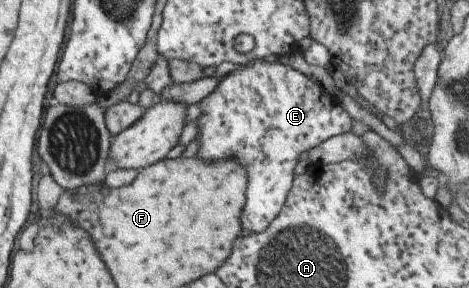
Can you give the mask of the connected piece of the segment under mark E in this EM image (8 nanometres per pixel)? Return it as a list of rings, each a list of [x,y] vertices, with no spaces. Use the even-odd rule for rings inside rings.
[[[252,59],[245,63],[248,67],[230,72],[218,87],[199,103],[202,116],[197,119],[199,134],[194,139],[200,139],[202,143],[197,158],[213,162],[232,158],[246,168],[249,182],[241,224],[243,229],[250,229],[255,233],[262,233],[280,213],[295,180],[294,167],[298,165],[300,155],[331,137],[350,132],[352,125],[351,115],[318,83],[291,66],[280,62],[270,64],[262,61]]]

